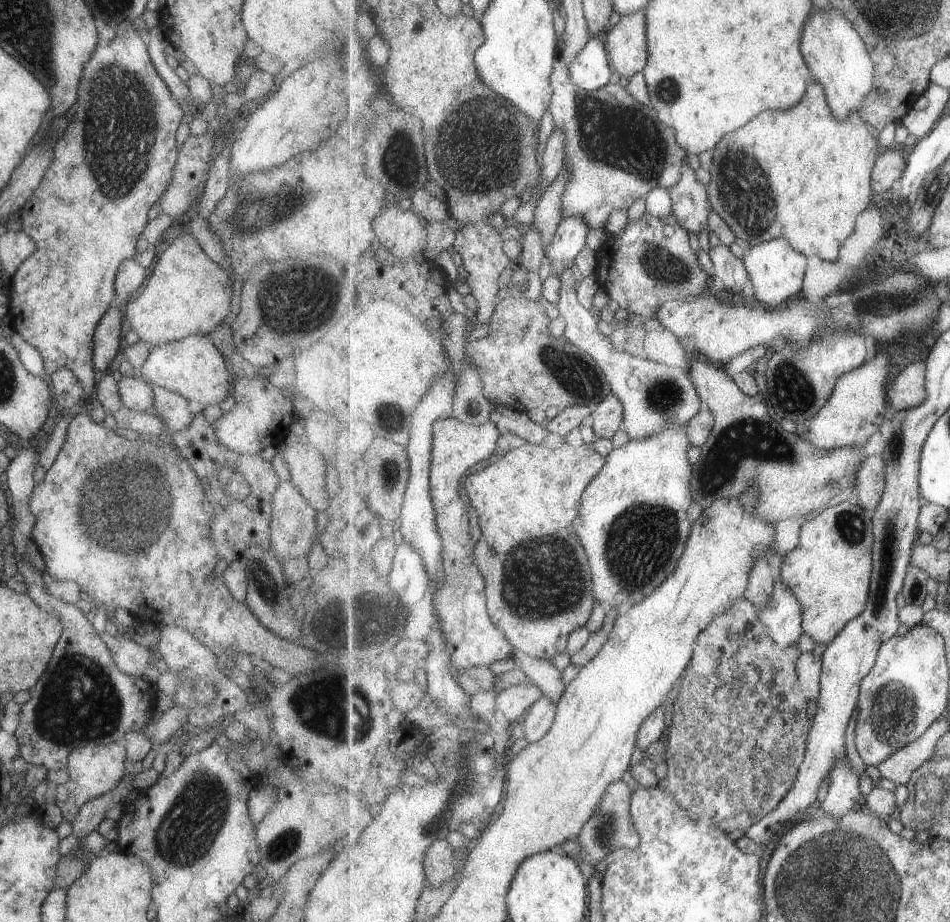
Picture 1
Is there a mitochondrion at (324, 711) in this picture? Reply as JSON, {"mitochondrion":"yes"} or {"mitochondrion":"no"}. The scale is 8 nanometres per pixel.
{"mitochondrion":"yes"}

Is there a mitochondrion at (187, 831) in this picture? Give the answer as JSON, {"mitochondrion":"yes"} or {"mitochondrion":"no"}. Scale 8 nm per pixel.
{"mitochondrion":"yes"}

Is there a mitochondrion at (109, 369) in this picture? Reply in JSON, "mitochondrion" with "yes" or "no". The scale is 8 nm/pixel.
{"mitochondrion":"no"}

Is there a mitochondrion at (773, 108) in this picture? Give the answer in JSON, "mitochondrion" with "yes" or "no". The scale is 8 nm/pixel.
{"mitochondrion":"no"}

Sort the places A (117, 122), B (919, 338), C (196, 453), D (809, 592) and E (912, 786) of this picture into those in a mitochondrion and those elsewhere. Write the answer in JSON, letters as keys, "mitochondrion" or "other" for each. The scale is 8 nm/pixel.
{"A":"mitochondrion","B":"other","C":"other","D":"other","E":"other"}

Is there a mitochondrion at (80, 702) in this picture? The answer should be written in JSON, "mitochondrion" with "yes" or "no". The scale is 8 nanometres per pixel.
{"mitochondrion":"yes"}

